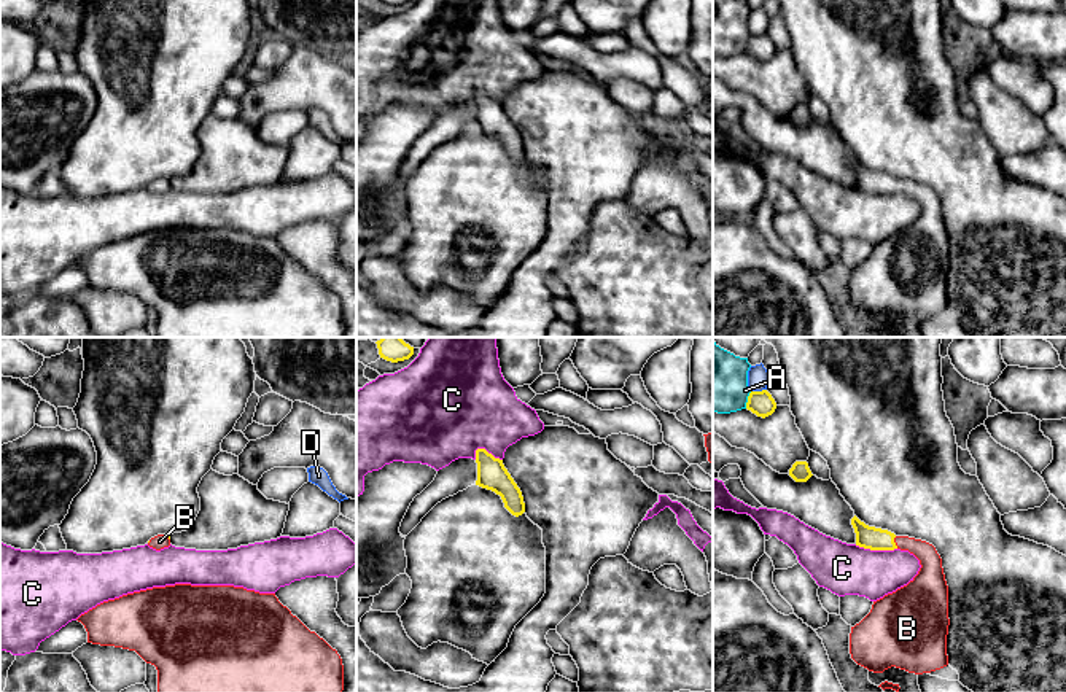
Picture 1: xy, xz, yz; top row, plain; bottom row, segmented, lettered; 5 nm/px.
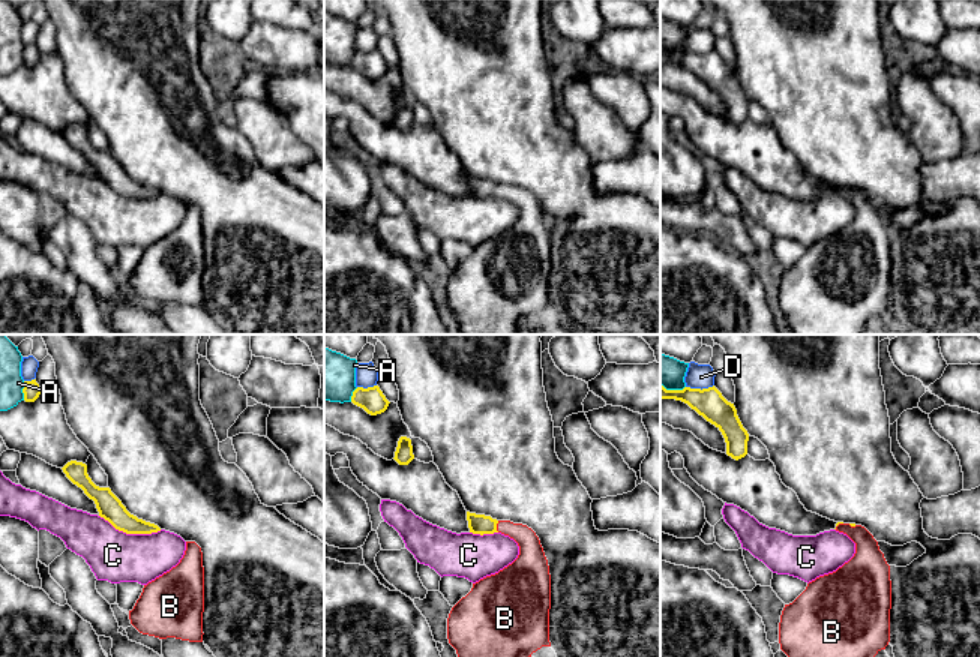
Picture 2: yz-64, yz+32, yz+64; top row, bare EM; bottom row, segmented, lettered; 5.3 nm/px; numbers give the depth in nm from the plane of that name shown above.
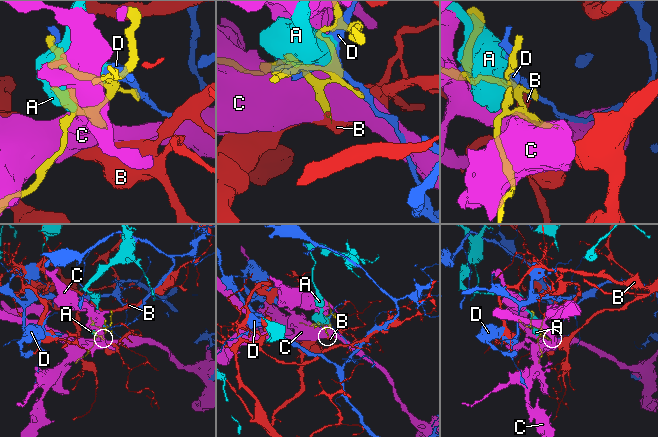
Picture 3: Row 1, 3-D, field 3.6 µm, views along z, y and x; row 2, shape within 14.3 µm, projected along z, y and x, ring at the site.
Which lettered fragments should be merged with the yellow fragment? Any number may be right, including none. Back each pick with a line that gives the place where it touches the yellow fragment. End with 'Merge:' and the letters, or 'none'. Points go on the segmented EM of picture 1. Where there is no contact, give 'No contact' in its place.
B: Touches yellow at yz (894, 543)
Merge: B

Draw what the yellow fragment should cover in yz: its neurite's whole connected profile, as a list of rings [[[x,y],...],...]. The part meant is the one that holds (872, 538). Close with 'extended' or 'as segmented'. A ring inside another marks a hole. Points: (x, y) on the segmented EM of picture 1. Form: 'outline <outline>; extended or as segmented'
outline [[[856,515],[851,525],[856,546],[870,550],[908,550],[921,565],[907,585],[873,601],[870,612],[851,627],[851,659],[873,673],[896,667],[923,675],[947,667],[948,585],[936,547],[869,527]]]; extended

